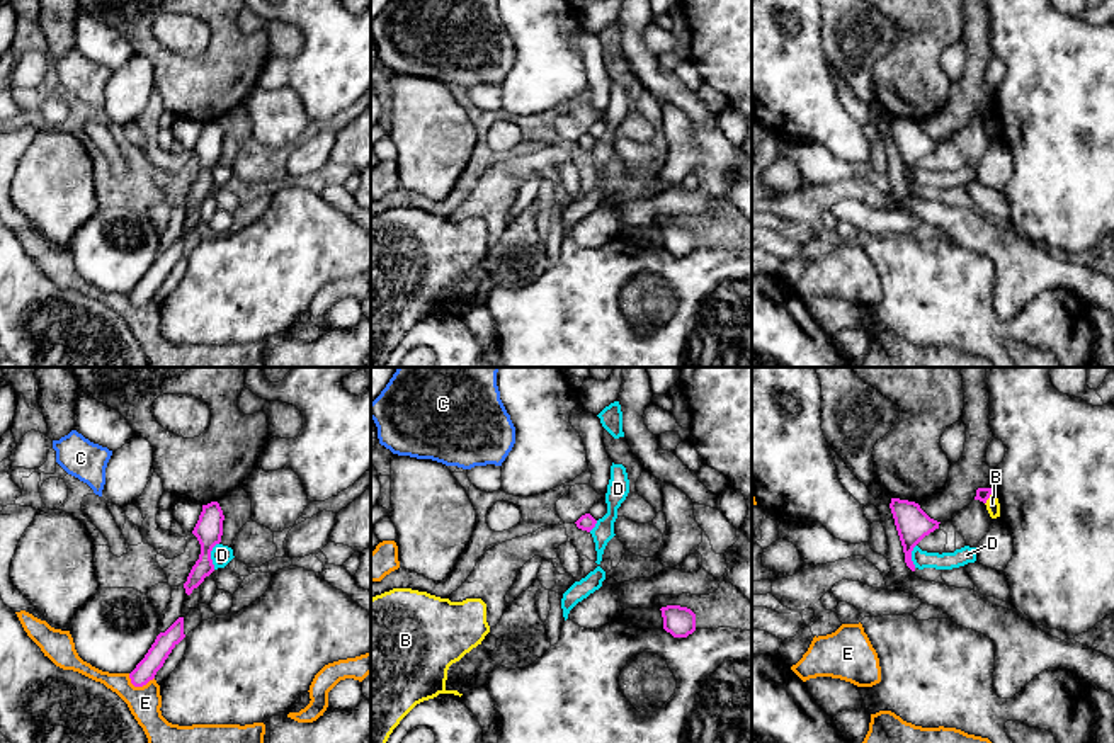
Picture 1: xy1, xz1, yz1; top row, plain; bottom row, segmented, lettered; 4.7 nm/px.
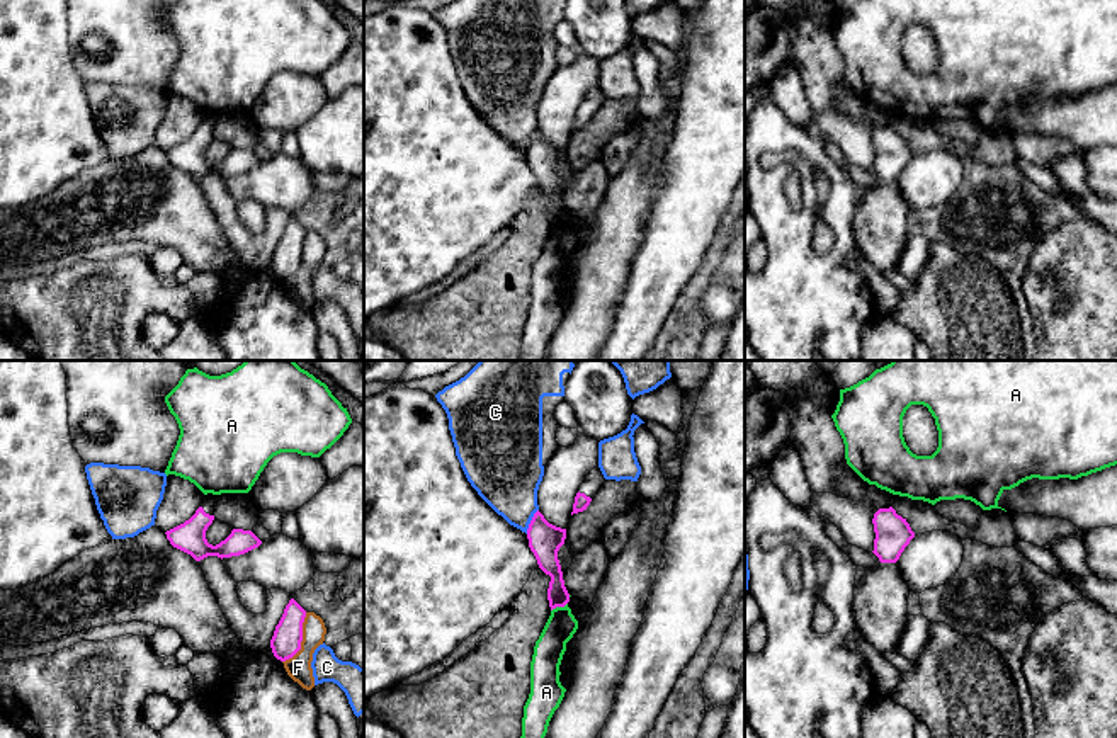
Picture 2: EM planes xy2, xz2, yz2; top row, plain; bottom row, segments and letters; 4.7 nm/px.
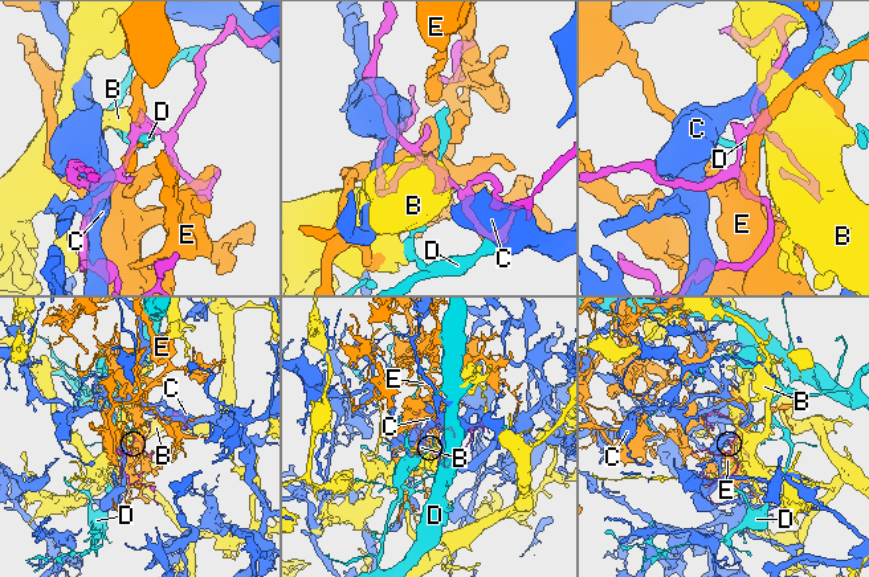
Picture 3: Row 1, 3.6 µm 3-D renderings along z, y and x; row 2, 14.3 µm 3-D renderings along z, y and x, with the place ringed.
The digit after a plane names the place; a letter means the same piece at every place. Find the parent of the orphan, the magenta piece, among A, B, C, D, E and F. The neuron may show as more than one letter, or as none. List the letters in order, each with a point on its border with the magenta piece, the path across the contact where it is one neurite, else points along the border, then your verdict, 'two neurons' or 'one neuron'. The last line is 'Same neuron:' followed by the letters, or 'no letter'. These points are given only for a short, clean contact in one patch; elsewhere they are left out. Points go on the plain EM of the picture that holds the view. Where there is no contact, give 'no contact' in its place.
A: contact xz2 (558, 225); two neurons
B: contact yz1 (988, 116); border yz1 (992, 109), (985, 123); two neurons
C: contact xz2 (531, 140); two neurons
D: contact xy1 (210, 175); border xy1 (218, 162), (211, 170), (213, 187); two neurons
E: contact xy1 (138, 305); two neurons
F: contact xy2 (301, 259); two neurons
Same neuron: no letter

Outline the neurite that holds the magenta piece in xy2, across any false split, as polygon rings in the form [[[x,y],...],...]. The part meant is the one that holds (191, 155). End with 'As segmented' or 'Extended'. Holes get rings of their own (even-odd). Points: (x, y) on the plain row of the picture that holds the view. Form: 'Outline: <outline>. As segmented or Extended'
Outline: [[[207,112],[196,133],[184,143],[167,150],[167,158],[170,163],[187,173],[196,180],[207,175],[231,177],[245,173],[262,163],[262,160],[252,151],[243,148],[233,148],[231,153],[213,165],[206,158],[206,150],[214,139],[214,121],[218,114]]]. Extended

